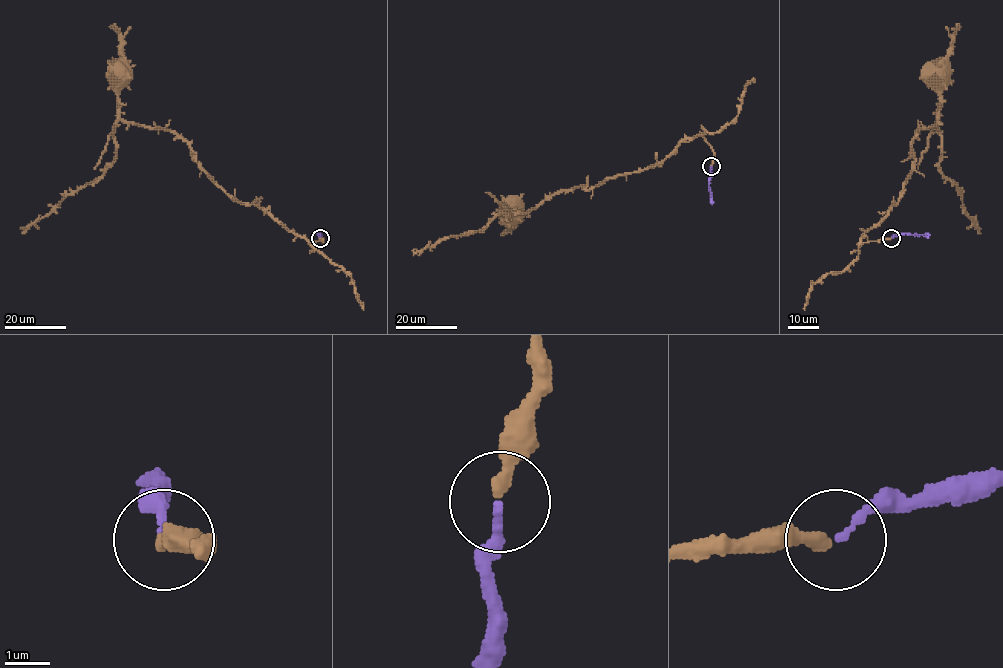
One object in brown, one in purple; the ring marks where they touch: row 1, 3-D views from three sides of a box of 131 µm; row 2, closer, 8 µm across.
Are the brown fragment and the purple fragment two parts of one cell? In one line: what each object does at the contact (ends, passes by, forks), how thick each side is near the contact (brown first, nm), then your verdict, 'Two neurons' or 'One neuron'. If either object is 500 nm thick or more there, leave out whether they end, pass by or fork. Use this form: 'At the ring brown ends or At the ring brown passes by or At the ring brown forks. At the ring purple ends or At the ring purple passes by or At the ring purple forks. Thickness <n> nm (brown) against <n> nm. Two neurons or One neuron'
At the ring brown ends. At the ring purple ends. Thickness 320 nm (brown) against 150 nm. One neuron

